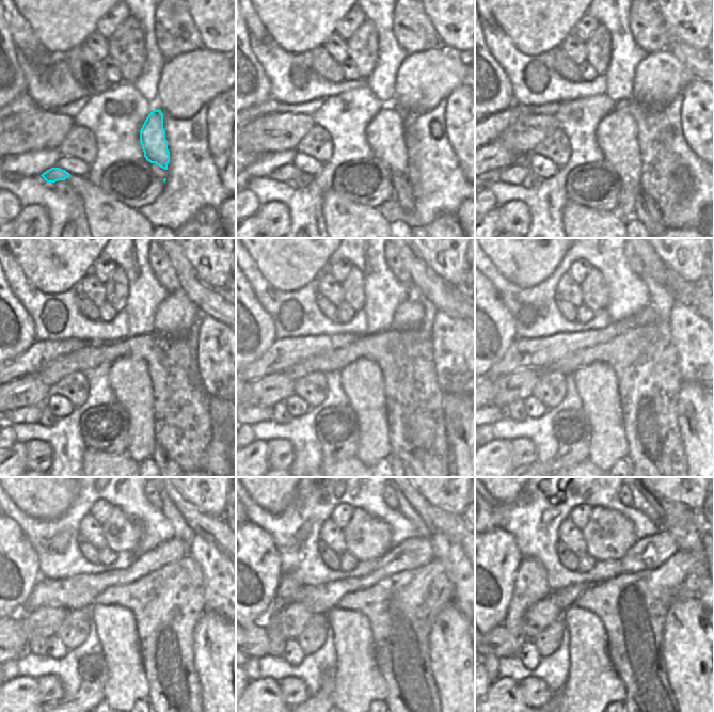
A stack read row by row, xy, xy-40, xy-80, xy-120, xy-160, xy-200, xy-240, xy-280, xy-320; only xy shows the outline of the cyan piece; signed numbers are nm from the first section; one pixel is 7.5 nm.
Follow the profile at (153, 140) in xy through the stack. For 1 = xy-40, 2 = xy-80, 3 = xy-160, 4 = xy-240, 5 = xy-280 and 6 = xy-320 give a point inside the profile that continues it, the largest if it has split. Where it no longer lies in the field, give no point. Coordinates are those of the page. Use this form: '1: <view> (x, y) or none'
1: xy-40 (385, 133)
2: xy-80 (617, 133)
3: xy-160 (362, 381)
4: xy-240 (116, 630)
5: xy-280 (359, 682)
6: xy-320 (592, 684)

